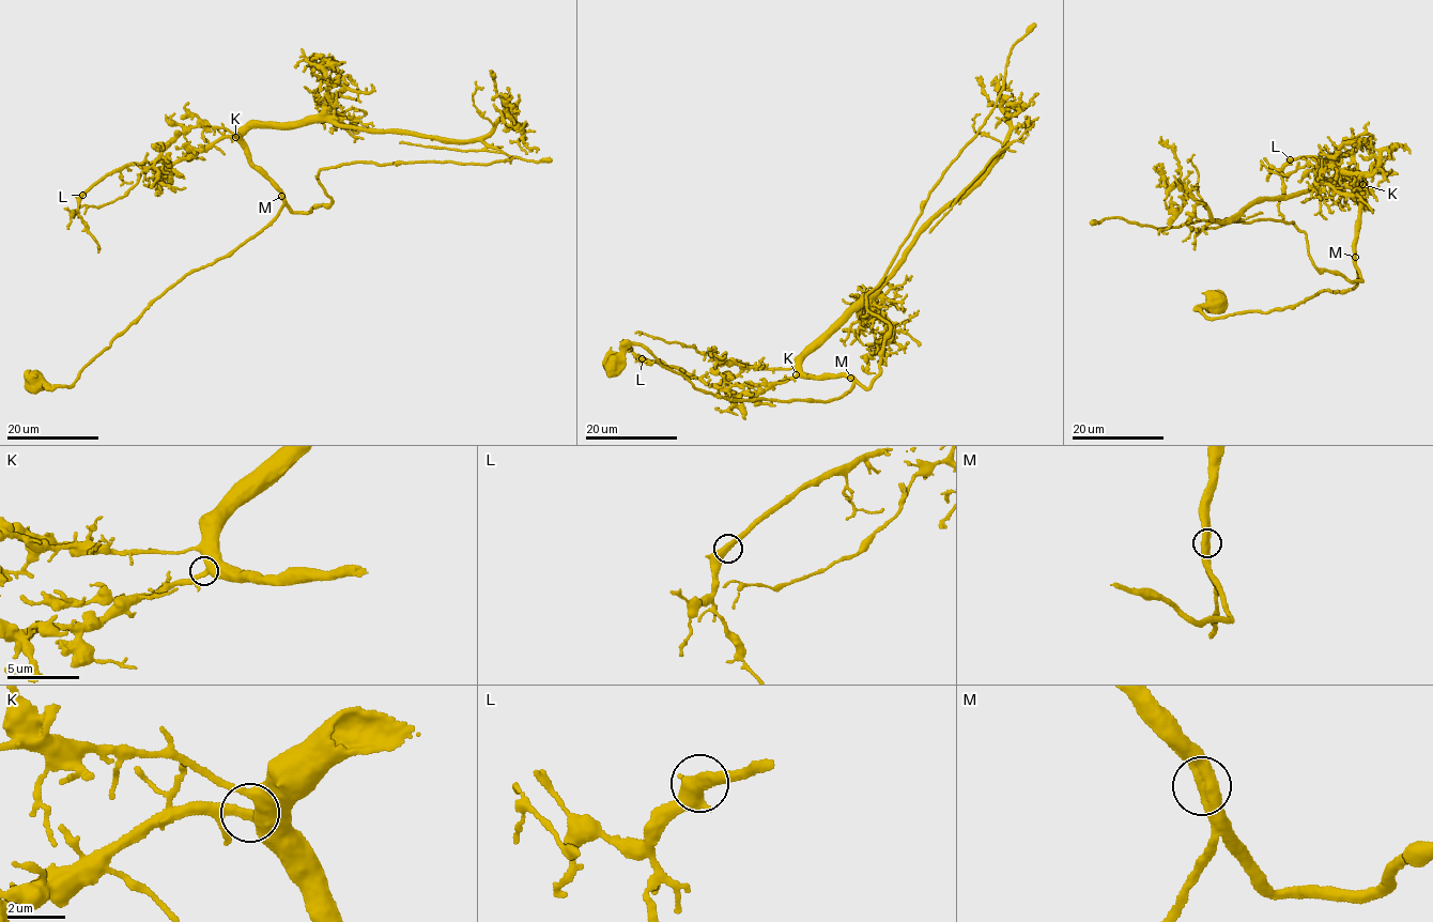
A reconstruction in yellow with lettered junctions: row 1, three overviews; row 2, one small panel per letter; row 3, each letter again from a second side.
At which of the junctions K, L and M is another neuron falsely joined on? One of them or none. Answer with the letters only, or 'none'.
none

